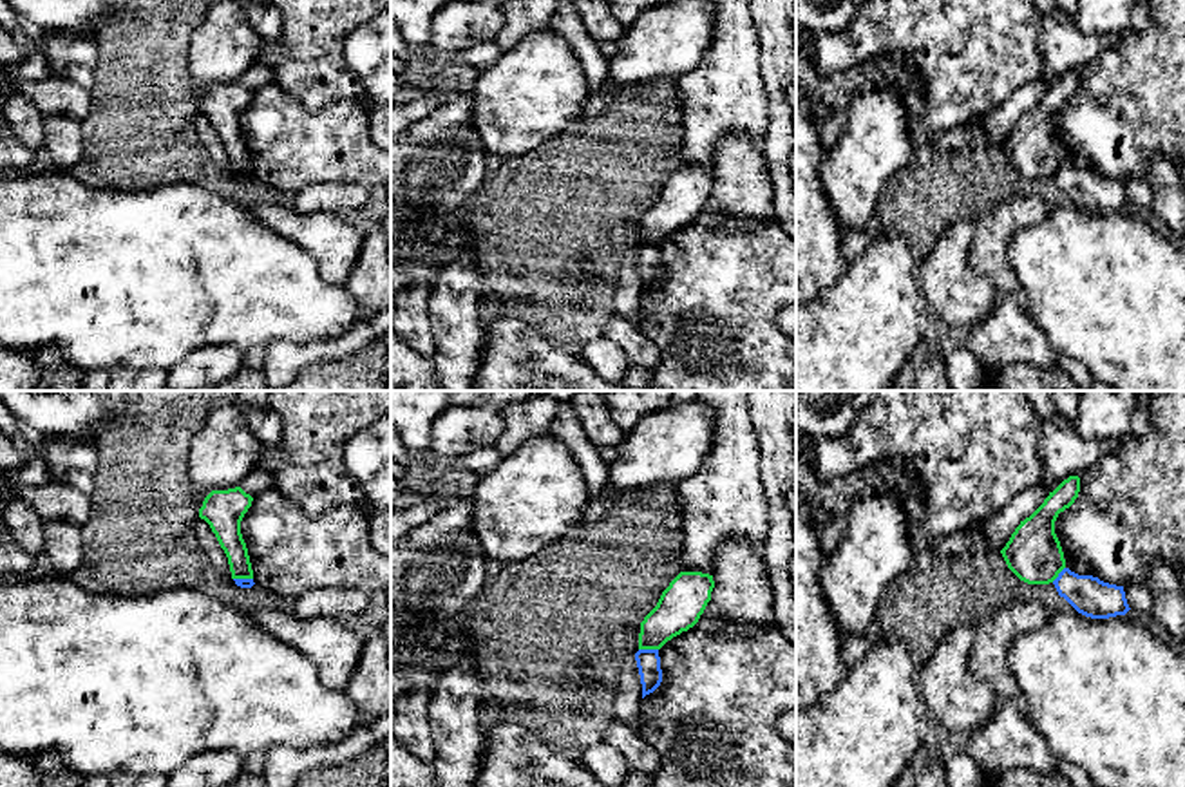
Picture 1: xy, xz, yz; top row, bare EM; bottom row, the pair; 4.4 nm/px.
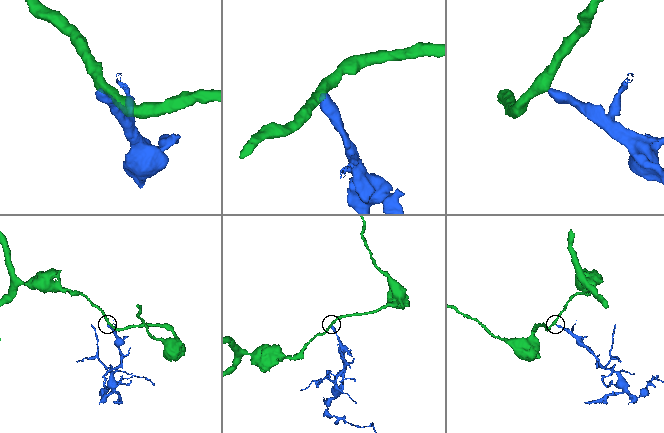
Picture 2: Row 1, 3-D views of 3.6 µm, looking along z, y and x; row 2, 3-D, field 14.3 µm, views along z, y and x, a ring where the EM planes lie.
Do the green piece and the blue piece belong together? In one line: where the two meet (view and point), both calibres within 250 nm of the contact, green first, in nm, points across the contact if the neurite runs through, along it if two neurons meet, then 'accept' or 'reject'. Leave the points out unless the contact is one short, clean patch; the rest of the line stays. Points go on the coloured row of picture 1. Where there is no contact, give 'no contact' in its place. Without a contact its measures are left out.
xz (648, 648) | 200/110 nm | along xz (639, 648), (657, 650) | reject

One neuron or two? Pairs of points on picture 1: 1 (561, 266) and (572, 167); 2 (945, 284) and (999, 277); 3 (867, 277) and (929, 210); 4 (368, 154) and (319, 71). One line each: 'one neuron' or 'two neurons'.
1: one neuron
2: two neurons
3: two neurons
4: two neurons

